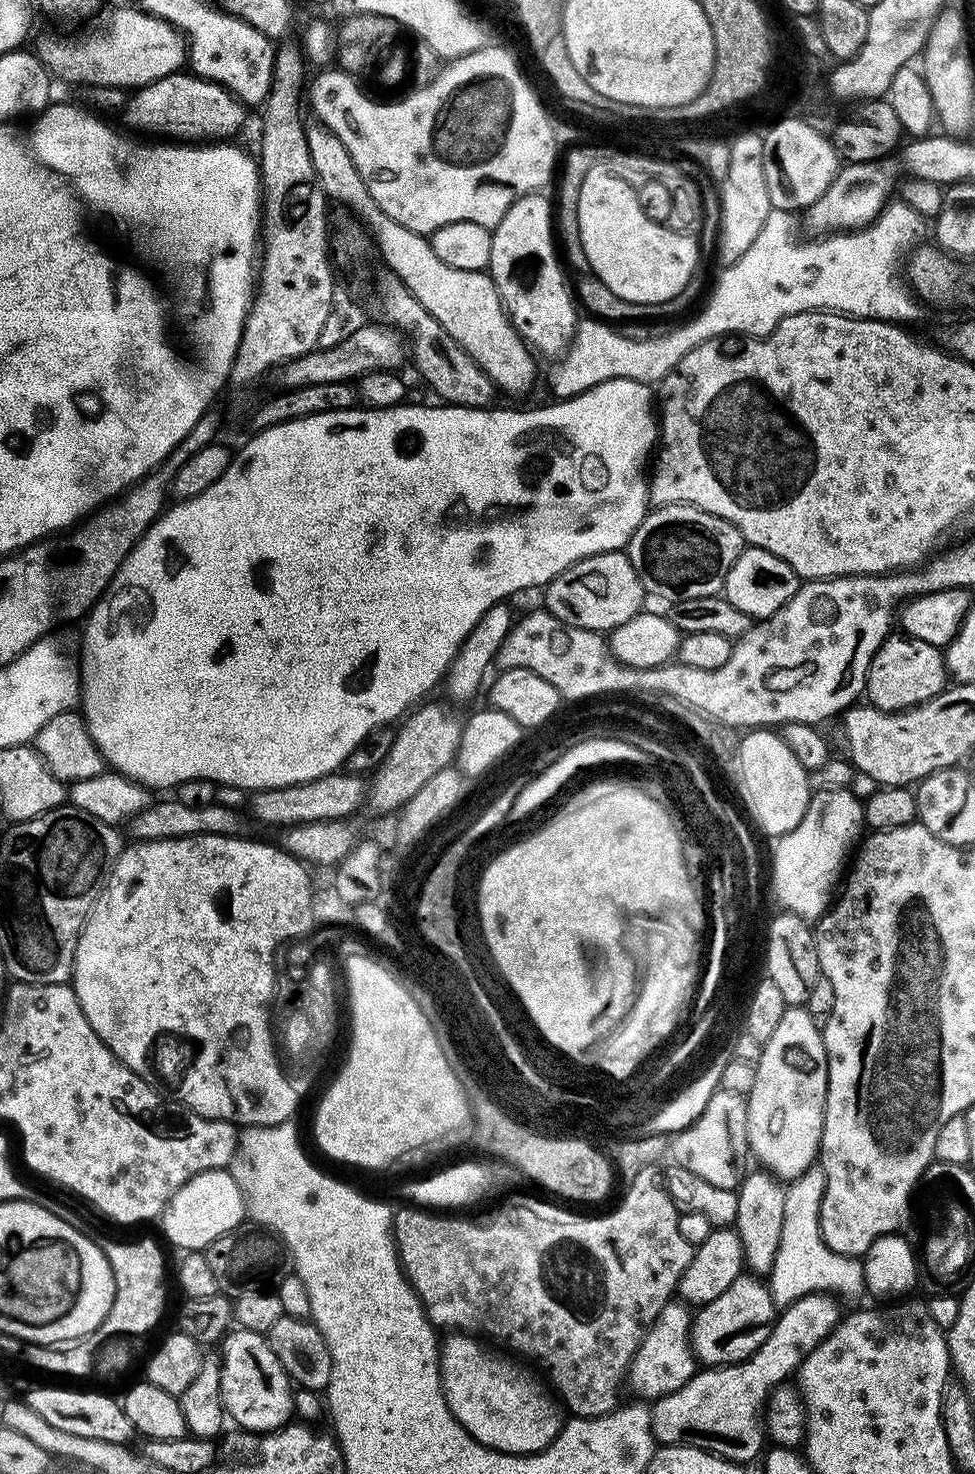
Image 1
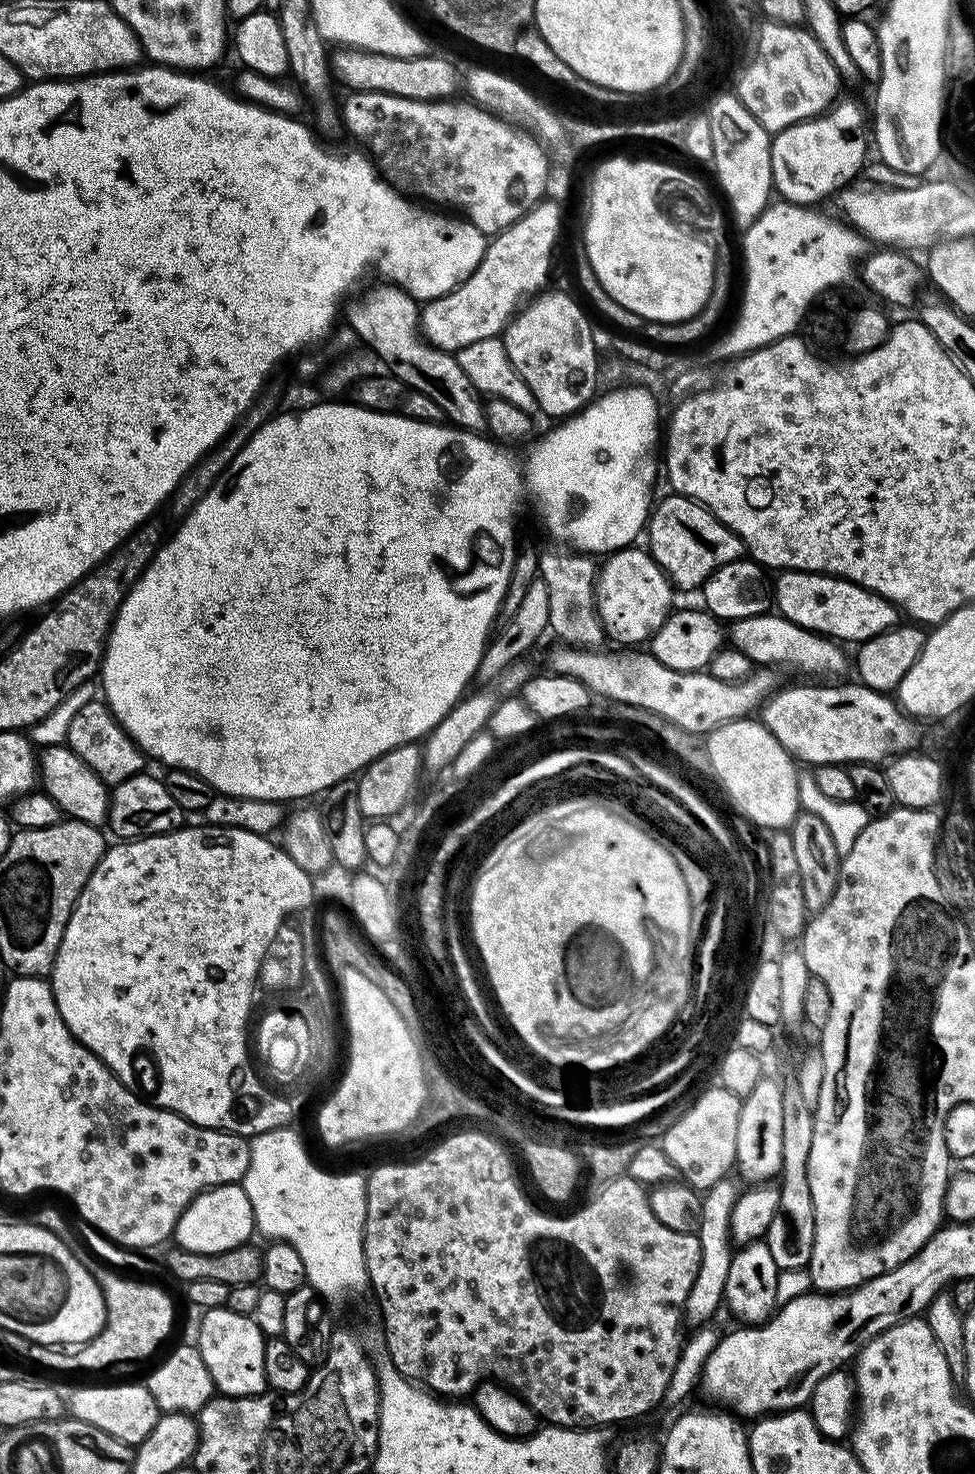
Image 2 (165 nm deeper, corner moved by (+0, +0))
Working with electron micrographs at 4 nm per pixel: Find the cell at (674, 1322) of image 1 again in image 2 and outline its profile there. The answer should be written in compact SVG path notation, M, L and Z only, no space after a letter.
M728 1178L720 1180L715 1186L707 1189L702 1198L702 1218L700 1219L700 1227L696 1232L699 1244L702 1246L702 1262L694 1284L690 1288L690 1294L687 1295L682 1313L685 1323L692 1325L692 1328L700 1328L709 1323L709 1319L715 1314L719 1306L721 1308L723 1303L728 1270L730 1270L734 1253L729 1218L738 1195L738 1188L735 1188L730 1181L731 1179Z

